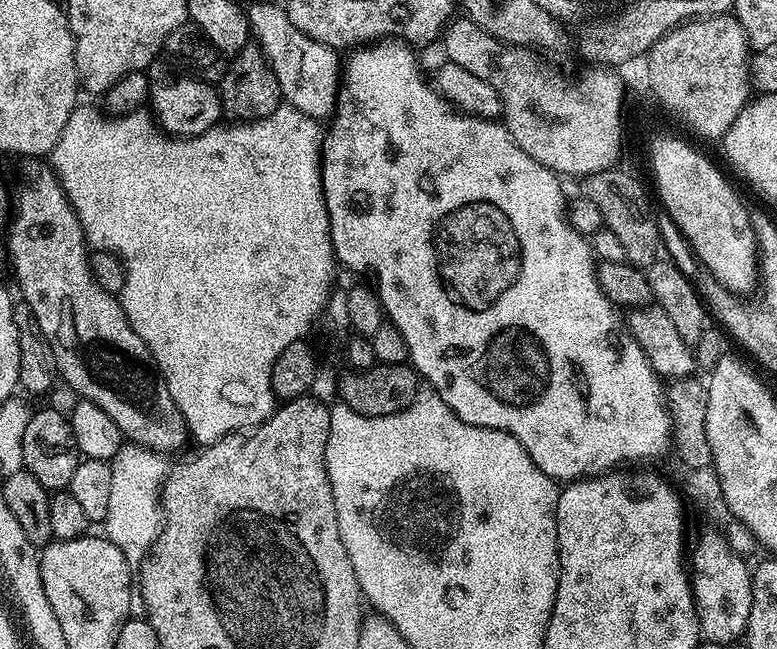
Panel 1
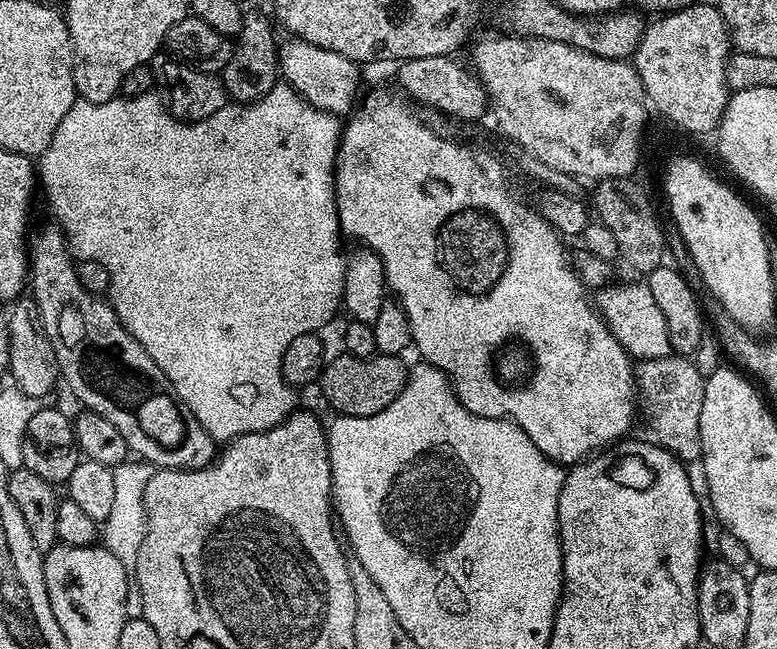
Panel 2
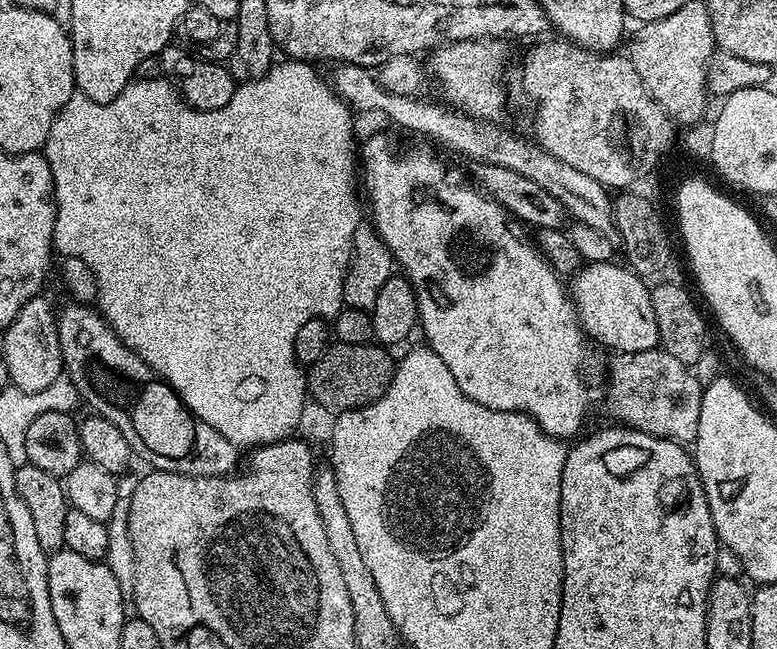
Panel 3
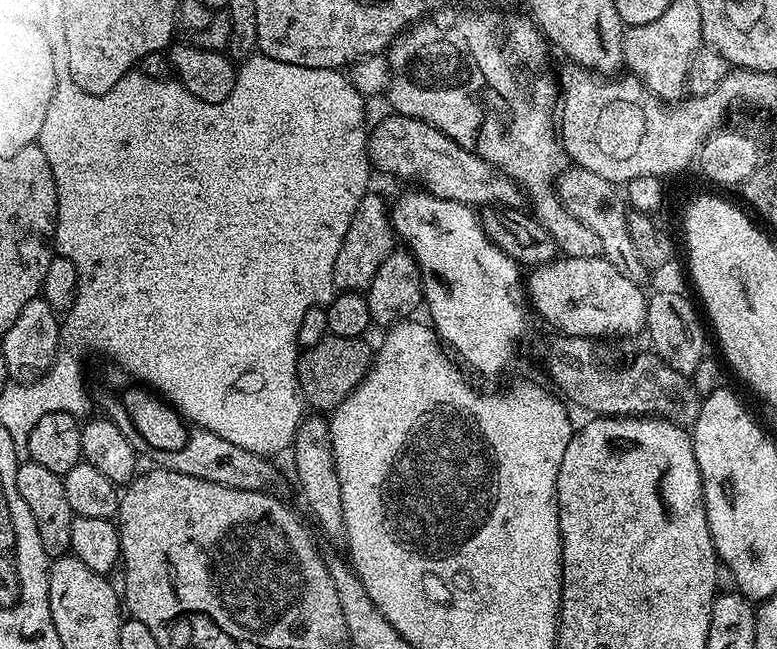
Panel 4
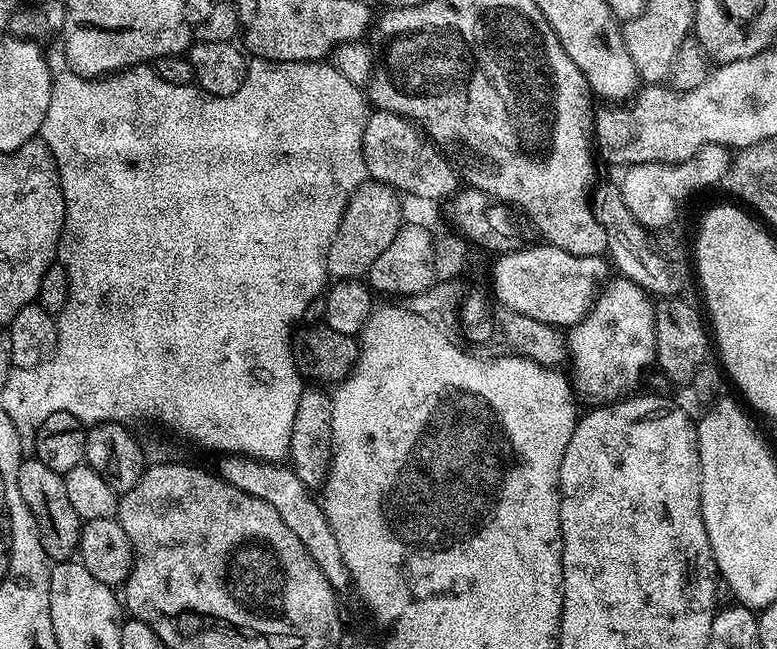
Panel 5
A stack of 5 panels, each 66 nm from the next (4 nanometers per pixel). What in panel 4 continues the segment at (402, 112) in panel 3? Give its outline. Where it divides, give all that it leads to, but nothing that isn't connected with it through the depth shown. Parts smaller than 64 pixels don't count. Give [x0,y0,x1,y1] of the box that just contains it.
[556,166,648,282]

